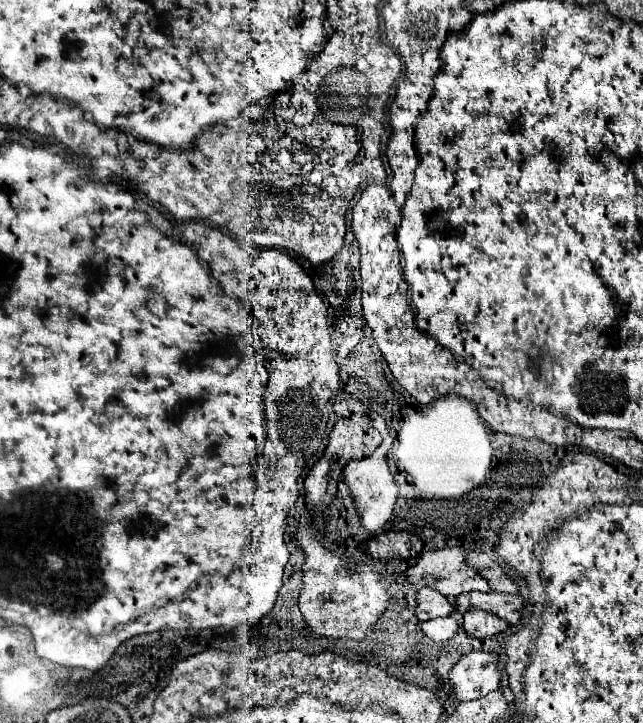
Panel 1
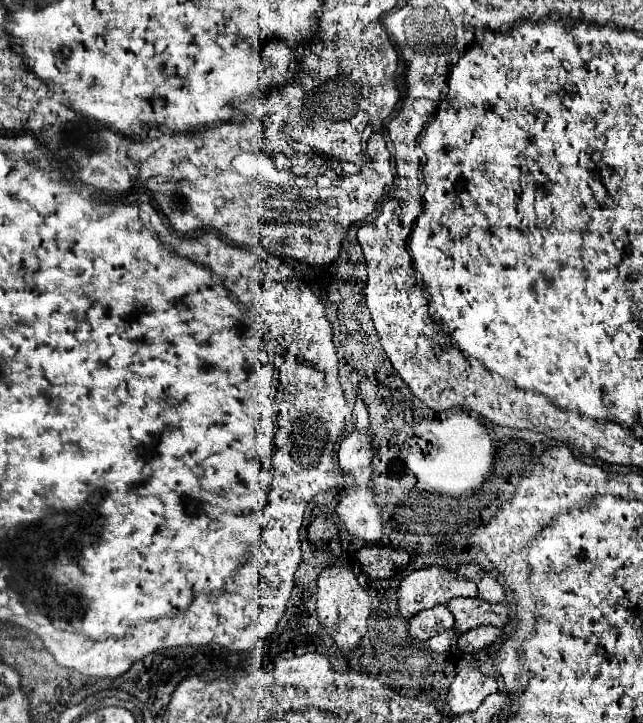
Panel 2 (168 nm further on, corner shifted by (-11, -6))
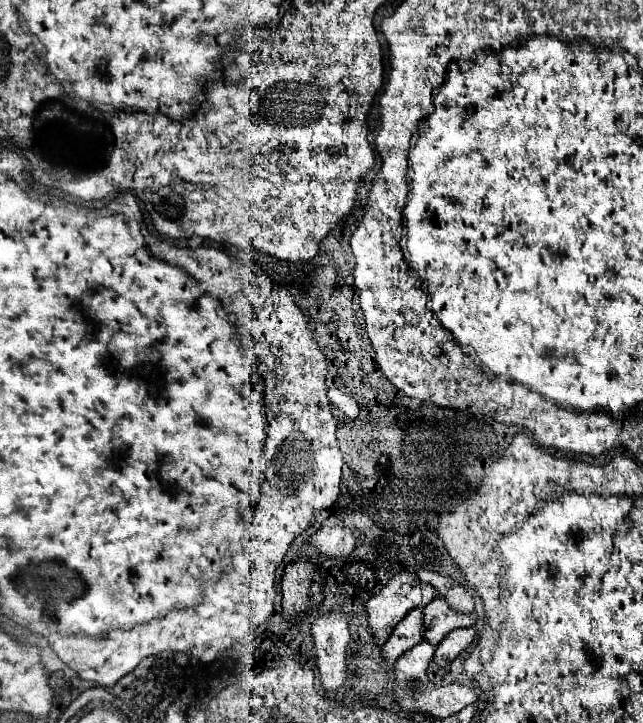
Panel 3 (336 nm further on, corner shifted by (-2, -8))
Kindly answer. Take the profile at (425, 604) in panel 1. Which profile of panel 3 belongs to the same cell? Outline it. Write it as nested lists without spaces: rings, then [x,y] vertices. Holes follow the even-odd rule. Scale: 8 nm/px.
[[[416,608],[416,610],[410,610],[410,614],[406,614],[402,622],[398,622],[388,642],[382,646],[382,656],[388,662],[396,662],[400,654],[414,648],[422,640],[424,640],[424,614],[420,608]]]

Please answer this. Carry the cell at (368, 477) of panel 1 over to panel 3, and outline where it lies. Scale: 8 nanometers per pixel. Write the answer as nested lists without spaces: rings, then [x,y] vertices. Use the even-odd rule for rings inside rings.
[[[320,528],[320,536],[310,538],[310,544],[316,546],[322,556],[338,558],[354,550],[356,536],[350,528]]]

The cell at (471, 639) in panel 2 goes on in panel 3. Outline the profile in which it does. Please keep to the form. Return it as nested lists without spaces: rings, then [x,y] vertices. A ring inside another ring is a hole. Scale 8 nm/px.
[[[458,628],[454,632],[450,632],[438,646],[434,652],[434,662],[438,666],[448,666],[460,652],[464,652],[472,642],[474,642],[476,630],[474,628]]]

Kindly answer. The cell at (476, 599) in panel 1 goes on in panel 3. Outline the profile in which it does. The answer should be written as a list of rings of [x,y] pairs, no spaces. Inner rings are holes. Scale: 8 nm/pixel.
[[[436,598],[434,602],[430,602],[430,606],[424,608],[424,618],[426,618],[426,640],[434,646],[438,646],[452,630],[476,624],[476,616],[452,610],[448,602],[444,602],[444,598]]]

